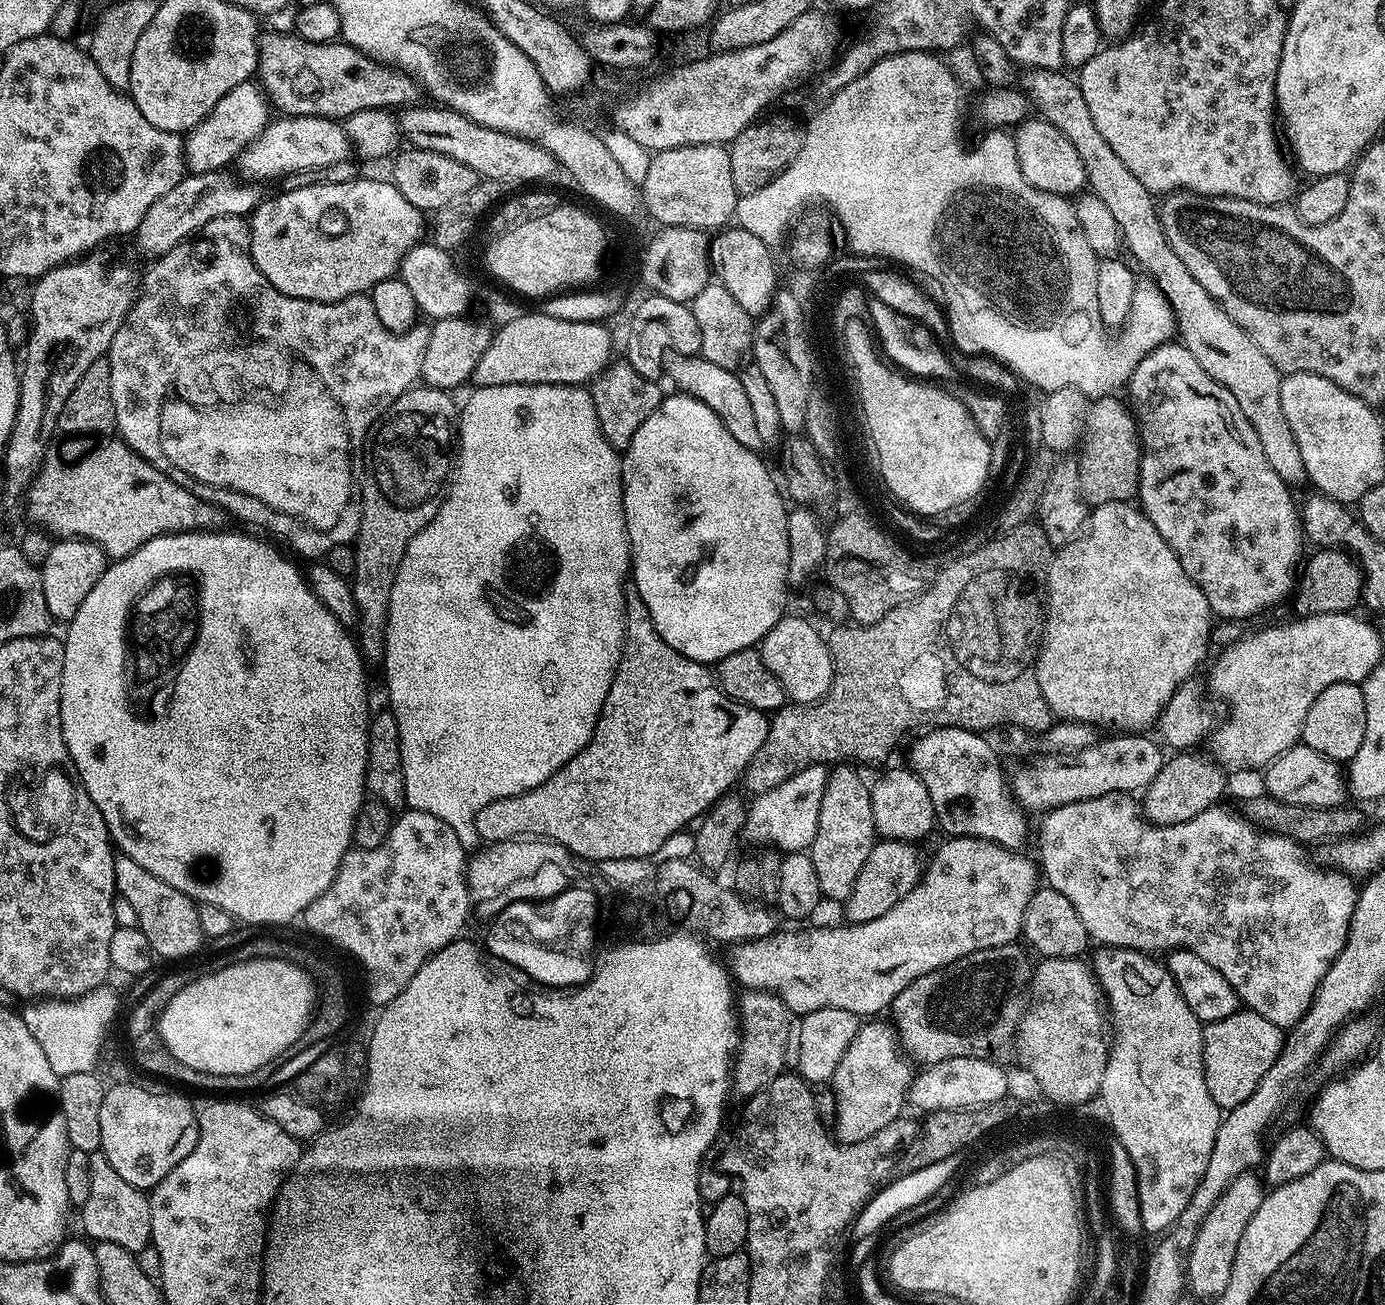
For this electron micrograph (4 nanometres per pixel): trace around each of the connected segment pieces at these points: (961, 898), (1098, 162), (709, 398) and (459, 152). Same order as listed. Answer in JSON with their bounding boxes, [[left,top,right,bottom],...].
[[732,836,1038,1018],[1027,70,1306,486],[672,355,765,452],[402,106,558,186]]

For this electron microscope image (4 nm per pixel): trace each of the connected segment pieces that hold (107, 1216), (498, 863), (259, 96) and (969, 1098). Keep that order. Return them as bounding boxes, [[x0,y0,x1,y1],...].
[[79,1152,152,1254],[468,838,577,901],[184,82,270,172],[907,1058,1009,1114]]

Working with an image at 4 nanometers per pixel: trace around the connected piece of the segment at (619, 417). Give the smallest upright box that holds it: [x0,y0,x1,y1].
[590,362,662,450]

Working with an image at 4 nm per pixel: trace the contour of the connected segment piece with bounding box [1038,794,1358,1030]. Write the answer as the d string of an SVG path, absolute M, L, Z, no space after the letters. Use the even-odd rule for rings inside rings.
M1117 794L1115 796L1099 796L1082 802L1070 802L1066 806L1058 806L1043 813L1044 821L1040 824L1040 860L1039 867L1046 879L1047 887L1058 890L1078 910L1078 918L1082 918L1082 926L1086 926L1089 937L1097 940L1097 945L1109 948L1132 948L1135 952L1145 954L1167 953L1169 950L1183 950L1198 954L1202 962L1214 966L1232 989L1245 1009L1262 1014L1262 1018L1270 1018L1282 1030L1290 1030L1306 1014L1312 1005L1314 994L1326 978L1326 970L1330 970L1338 954L1348 941L1350 922L1354 914L1358 888L1353 877L1339 867L1323 868L1320 864L1308 860L1309 849L1299 841L1282 832L1261 830L1252 820L1243 815L1235 816L1228 808L1213 806L1202 810L1194 818L1177 824L1153 824L1146 818L1132 794Z

